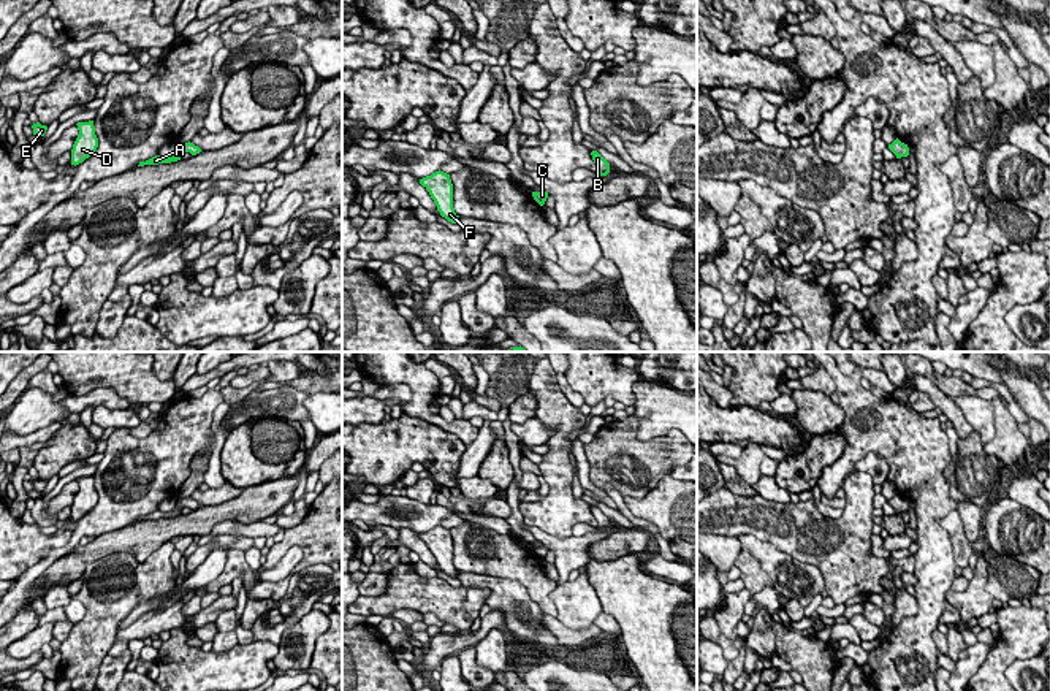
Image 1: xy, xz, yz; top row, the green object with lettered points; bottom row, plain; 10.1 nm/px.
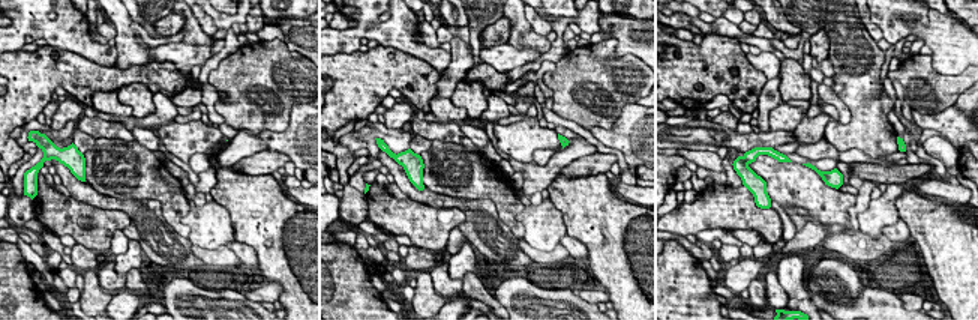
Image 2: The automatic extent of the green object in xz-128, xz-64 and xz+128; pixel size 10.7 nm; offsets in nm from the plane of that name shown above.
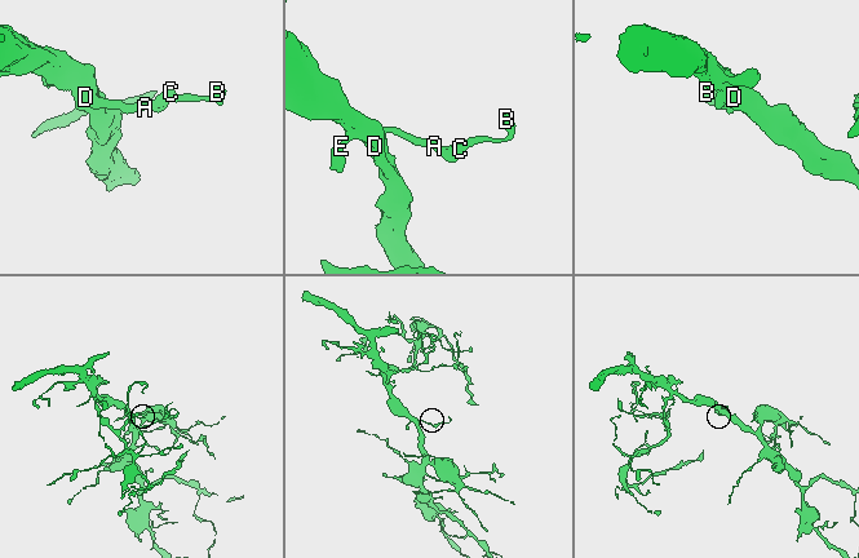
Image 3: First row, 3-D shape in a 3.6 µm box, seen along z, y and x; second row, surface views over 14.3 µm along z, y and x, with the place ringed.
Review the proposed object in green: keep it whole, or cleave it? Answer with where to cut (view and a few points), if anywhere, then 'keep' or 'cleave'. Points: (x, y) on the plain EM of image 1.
no cut; keep

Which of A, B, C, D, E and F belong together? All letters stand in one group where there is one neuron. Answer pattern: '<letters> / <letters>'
A B C D E F

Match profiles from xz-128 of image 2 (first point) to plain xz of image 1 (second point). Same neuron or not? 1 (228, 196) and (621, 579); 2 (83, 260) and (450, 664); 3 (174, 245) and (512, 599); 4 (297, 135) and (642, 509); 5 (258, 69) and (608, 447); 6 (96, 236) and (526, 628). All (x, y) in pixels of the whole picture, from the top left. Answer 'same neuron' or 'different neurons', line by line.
1: same neuron
2: different neurons
3: same neuron
4: same neuron
5: same neuron
6: different neurons

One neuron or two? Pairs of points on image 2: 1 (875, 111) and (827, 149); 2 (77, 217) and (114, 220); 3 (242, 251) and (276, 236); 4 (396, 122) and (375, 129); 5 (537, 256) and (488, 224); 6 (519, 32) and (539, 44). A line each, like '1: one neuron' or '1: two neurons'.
1: two neurons
2: one neuron
3: two neurons
4: two neurons
5: two neurons
6: one neuron

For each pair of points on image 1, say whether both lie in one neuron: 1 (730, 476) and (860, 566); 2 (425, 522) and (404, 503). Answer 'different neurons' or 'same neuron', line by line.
1: different neurons
2: same neuron

